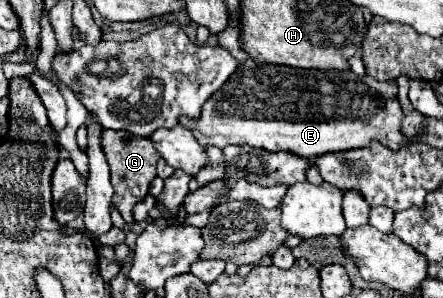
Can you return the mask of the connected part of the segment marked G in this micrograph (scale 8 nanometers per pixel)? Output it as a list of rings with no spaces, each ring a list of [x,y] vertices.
[[[104,130],[102,148],[110,164],[110,176],[112,176],[112,186],[114,186],[112,204],[122,212],[124,220],[130,224],[134,222],[134,214],[132,214],[134,206],[140,200],[144,200],[150,188],[150,182],[156,178],[156,164],[160,160],[160,154],[152,148],[152,142],[148,138],[140,138],[124,130]]]

